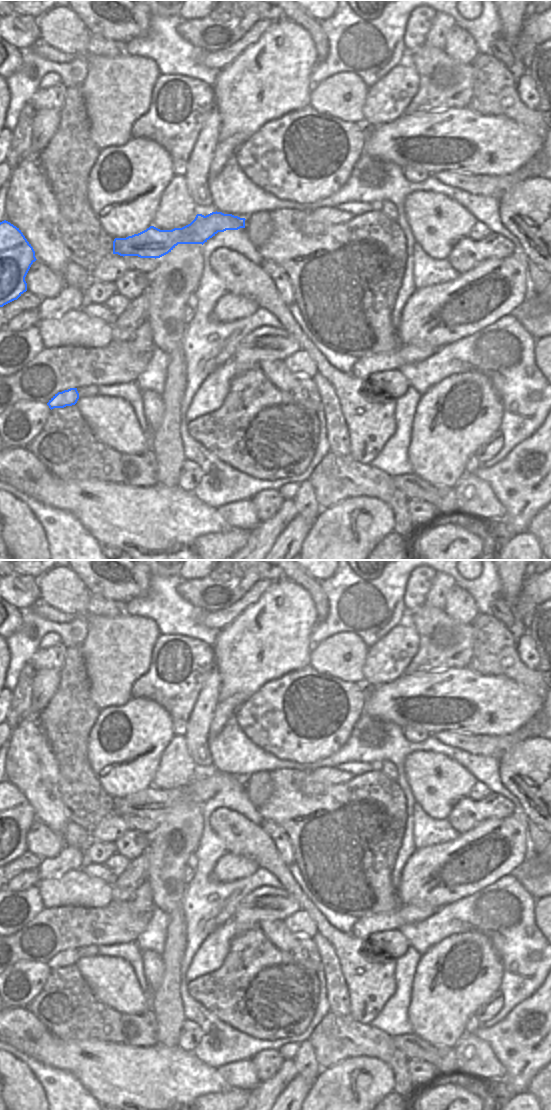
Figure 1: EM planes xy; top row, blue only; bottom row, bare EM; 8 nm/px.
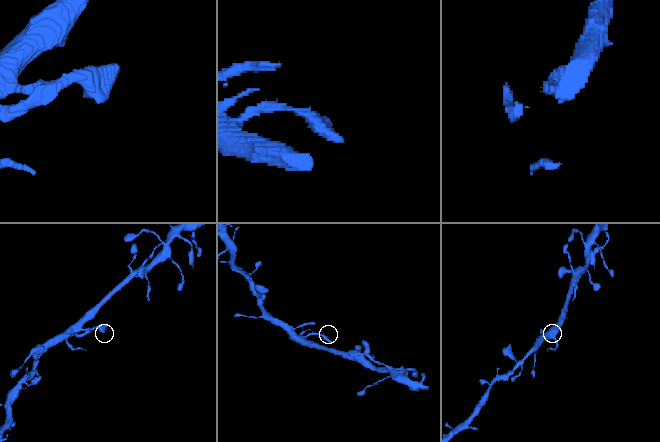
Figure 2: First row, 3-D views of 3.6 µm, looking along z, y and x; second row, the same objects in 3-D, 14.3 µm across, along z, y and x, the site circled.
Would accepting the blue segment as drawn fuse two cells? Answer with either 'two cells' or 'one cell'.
one cell

